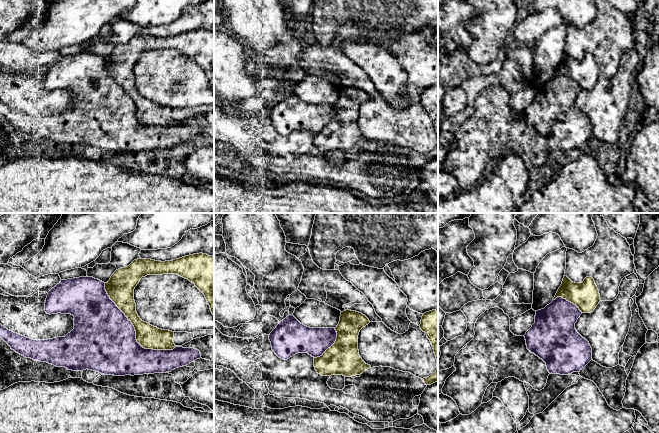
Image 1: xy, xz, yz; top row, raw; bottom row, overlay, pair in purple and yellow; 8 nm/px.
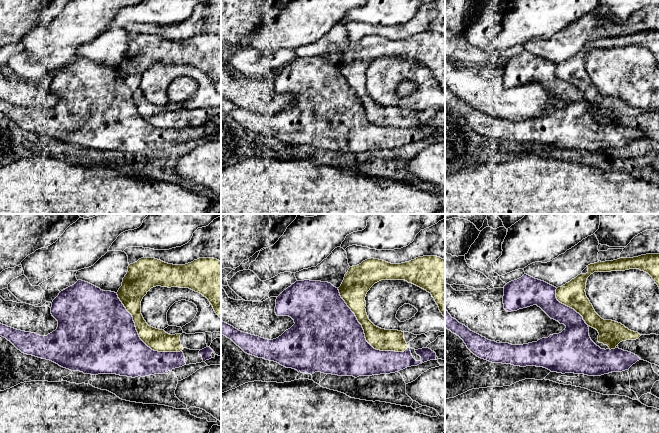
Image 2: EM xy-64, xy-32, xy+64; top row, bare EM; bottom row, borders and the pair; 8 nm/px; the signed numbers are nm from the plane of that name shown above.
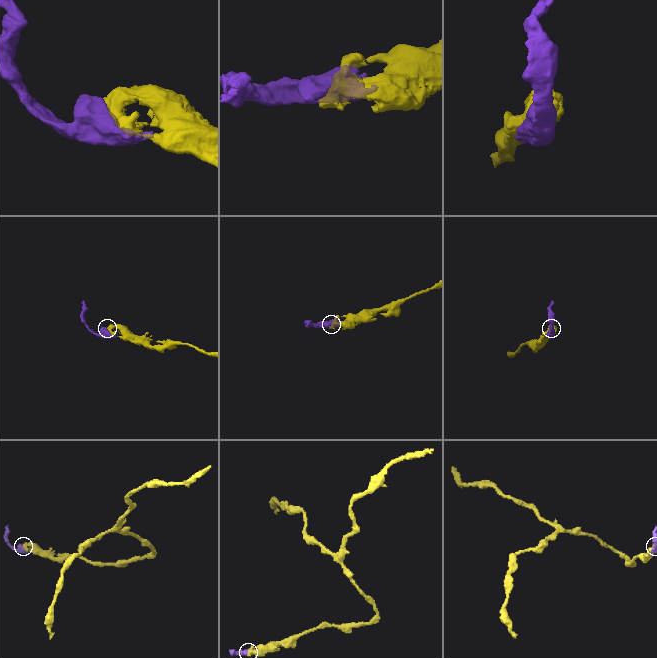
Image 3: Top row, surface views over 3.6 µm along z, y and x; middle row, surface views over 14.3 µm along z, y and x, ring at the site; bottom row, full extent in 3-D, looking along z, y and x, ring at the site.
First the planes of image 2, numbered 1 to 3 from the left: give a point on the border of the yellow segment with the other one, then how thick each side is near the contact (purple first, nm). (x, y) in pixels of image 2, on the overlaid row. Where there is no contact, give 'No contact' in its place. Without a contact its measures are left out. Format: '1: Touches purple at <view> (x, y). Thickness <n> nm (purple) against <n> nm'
1: Touches purple at xy-64 (138, 336). Thickness 500 nm (purple) against 180 nm
2: Touches purple at xy-32 (364, 335). Thickness 500 nm (purple) against 180 nm
3: Touches purple at xy+64 (567, 306). Thickness 200 nm (purple) against 200 nm

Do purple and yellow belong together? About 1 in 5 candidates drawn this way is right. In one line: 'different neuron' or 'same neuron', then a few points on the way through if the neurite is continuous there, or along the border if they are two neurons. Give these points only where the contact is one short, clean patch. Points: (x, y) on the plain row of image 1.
different neuron

